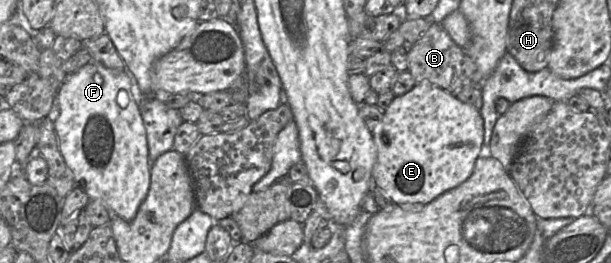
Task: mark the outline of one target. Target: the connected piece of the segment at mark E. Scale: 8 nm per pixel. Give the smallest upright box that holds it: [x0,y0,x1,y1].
[372,80,484,205]

